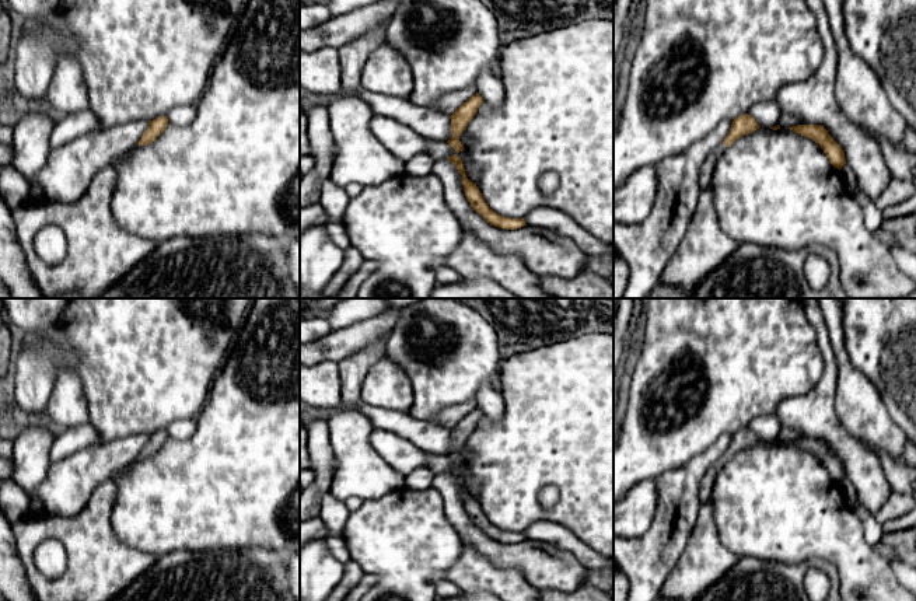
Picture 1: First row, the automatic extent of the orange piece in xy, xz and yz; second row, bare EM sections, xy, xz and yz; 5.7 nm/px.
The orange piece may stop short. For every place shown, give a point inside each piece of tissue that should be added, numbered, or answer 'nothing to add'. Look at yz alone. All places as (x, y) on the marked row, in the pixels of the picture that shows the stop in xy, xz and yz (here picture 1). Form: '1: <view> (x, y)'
1: yz (708, 166)

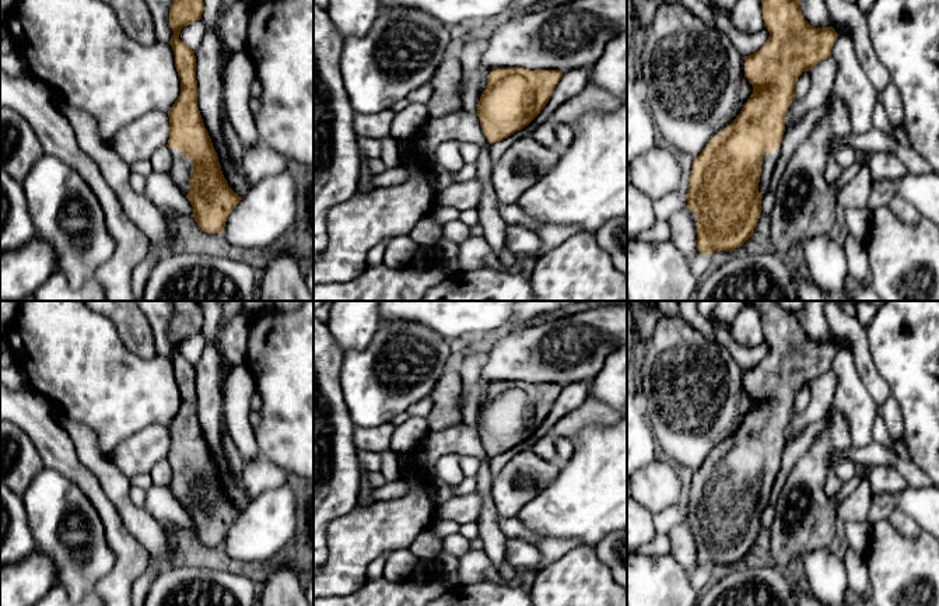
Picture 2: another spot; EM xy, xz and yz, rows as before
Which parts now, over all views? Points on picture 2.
1: xy (181, 167)

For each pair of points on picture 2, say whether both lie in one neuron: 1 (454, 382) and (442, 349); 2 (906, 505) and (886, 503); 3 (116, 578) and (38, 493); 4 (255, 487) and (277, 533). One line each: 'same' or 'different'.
1: different
2: same
3: different
4: different

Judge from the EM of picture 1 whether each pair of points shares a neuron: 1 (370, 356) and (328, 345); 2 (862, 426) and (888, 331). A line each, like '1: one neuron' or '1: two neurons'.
1: two neurons
2: two neurons

